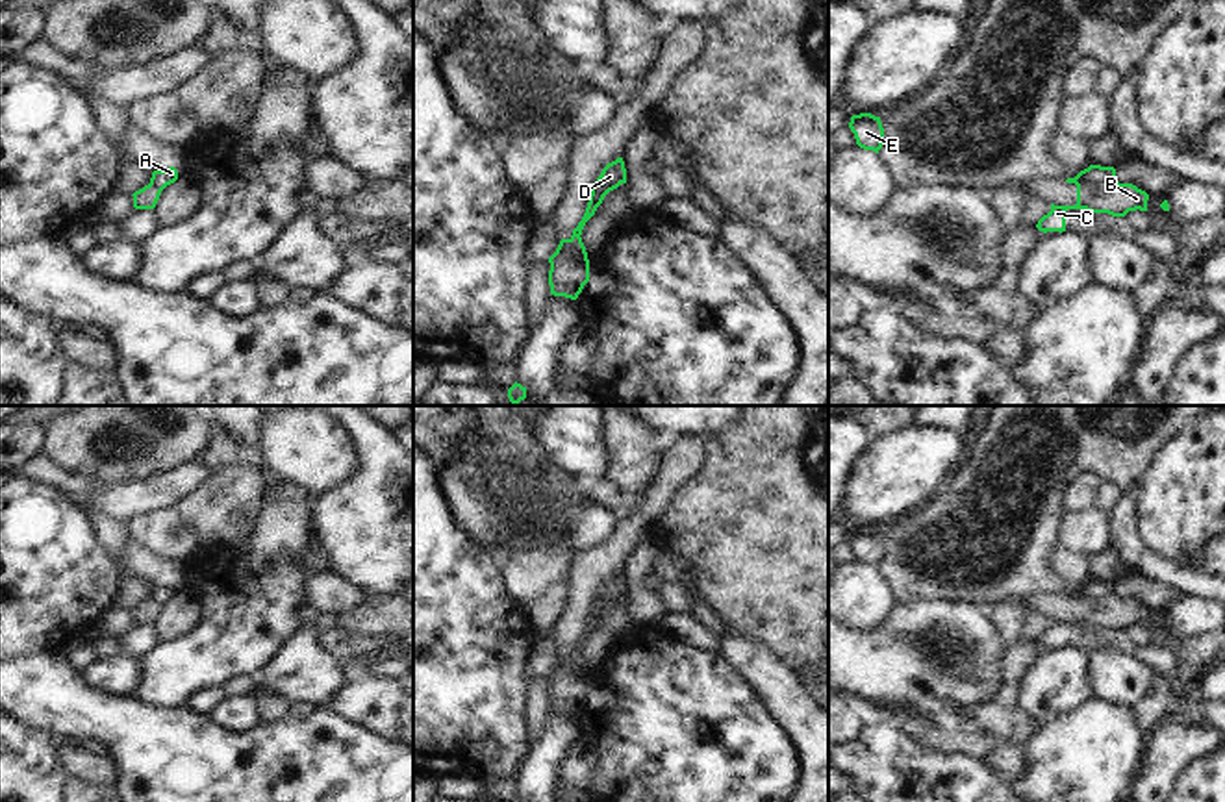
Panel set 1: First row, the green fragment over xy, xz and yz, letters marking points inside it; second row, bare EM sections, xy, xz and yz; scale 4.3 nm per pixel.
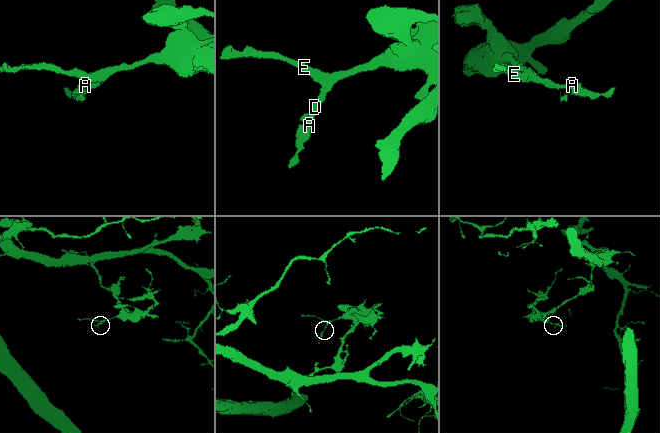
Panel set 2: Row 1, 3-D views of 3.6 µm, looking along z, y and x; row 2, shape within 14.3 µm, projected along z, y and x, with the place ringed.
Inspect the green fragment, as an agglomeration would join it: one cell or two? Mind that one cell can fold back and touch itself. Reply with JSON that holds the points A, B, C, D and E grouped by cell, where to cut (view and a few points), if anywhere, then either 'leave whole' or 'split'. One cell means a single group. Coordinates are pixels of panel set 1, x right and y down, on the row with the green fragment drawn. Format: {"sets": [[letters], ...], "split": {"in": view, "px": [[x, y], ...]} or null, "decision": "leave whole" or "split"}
{"sets": [["A", "D", "E"], ["B", "C"]], "split": {"in": "yz", "px": [[1112, 178], [1077, 187]]}, "decision": "split"}

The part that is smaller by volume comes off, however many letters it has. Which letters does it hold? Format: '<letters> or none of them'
B, C

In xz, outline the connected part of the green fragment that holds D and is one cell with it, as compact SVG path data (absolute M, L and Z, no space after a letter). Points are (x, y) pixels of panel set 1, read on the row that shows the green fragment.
M617 157L615 161L608 163L600 176L597 178L595 185L591 187L589 202L586 207L586 213L578 226L573 230L573 235L569 241L569 256L580 265L589 267L587 252L582 243L582 230L586 222L595 215L597 207L602 204L604 196L617 189L621 183L626 183L626 169L623 157Z

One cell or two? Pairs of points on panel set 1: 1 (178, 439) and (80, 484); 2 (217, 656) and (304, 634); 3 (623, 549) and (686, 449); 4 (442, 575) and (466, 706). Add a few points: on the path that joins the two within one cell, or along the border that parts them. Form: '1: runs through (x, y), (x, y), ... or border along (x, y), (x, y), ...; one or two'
1: border along (50, 462), (97, 478), (104, 486); two
2: border along (310, 621), (260, 669); two
3: runs through (634, 525), (673, 473); one
4: runs through (442, 608), (443, 673); one

